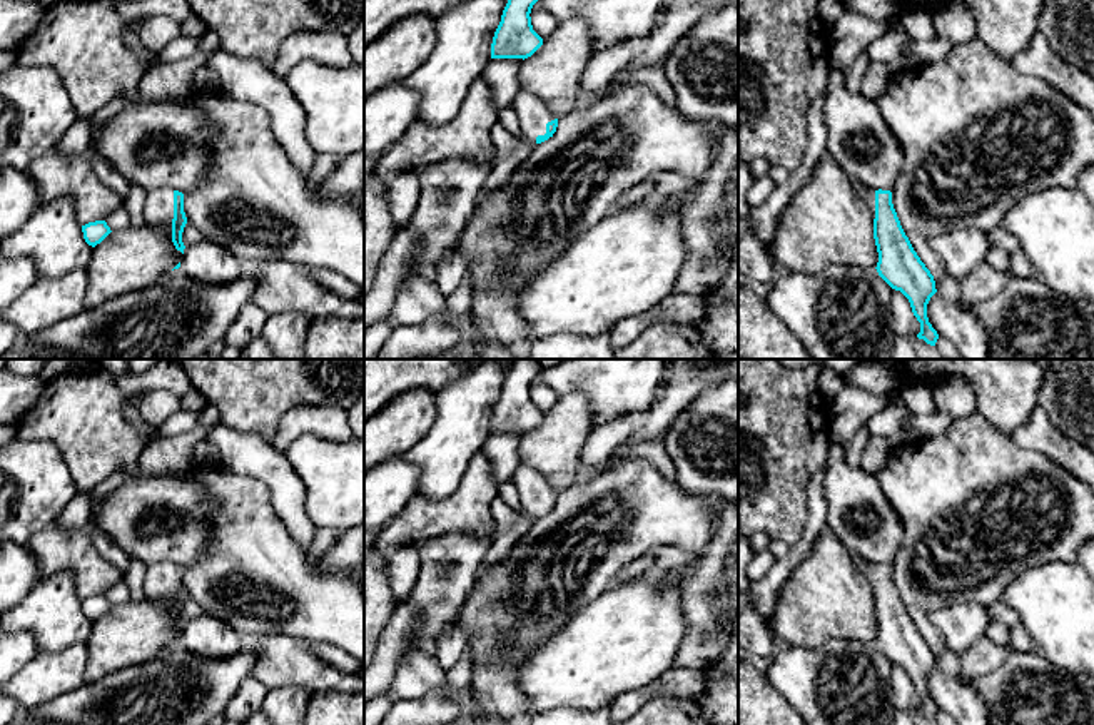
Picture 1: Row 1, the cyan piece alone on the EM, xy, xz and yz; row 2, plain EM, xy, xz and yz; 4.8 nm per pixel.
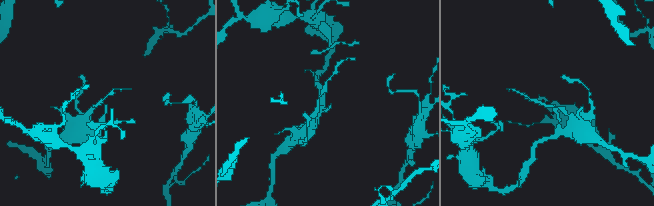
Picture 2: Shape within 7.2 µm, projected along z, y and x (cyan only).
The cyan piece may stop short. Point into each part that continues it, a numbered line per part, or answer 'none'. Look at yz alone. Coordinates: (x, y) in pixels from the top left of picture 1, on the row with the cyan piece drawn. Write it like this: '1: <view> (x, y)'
1: yz (867, 196)

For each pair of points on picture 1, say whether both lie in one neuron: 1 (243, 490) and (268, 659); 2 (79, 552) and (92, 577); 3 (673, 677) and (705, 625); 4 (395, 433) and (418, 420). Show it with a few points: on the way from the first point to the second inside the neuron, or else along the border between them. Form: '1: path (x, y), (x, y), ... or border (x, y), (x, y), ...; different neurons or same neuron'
1: border (246, 637), (288, 633), (303, 640); different neurons
2: path (82, 558), (91, 570); same neuron
3: border (673, 667), (695, 669), (704, 674); different neurons
4: path (400, 428), (408, 420), (413, 420); same neuron

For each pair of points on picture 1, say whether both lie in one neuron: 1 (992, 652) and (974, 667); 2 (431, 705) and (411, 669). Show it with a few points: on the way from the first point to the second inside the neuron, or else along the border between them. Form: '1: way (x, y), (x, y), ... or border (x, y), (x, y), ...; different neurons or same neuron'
1: way (987, 655), (979, 662); same neuron
2: border (446, 672), (446, 684), (441, 689), (396, 699); different neurons

